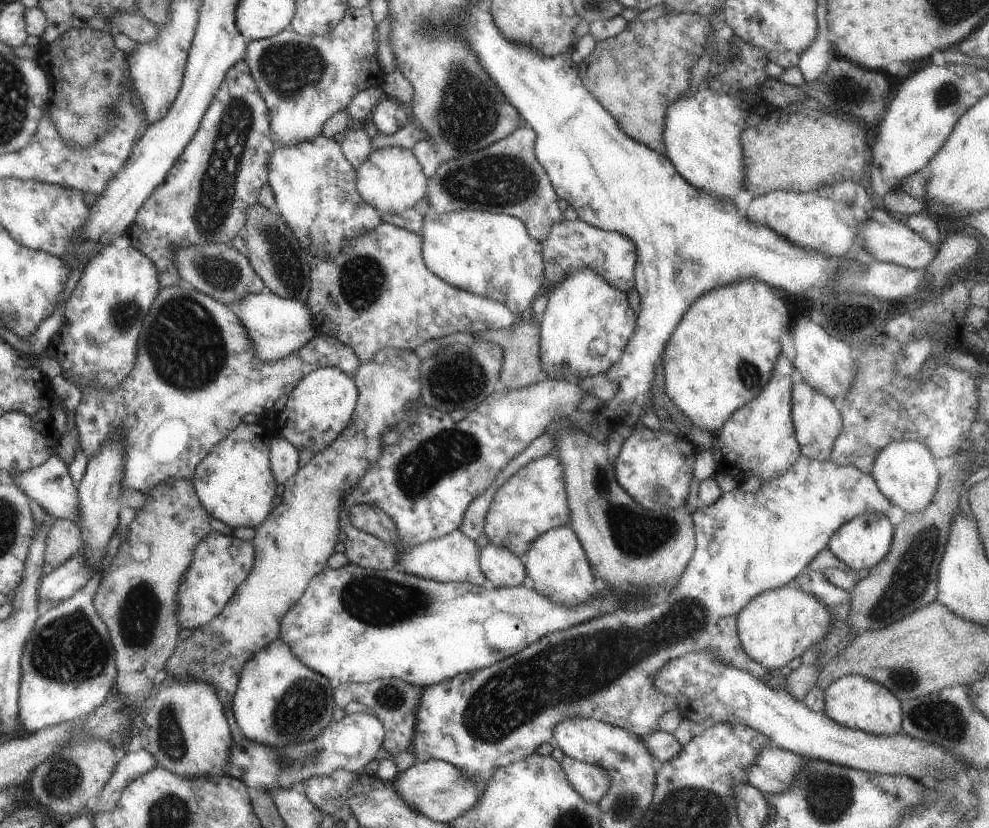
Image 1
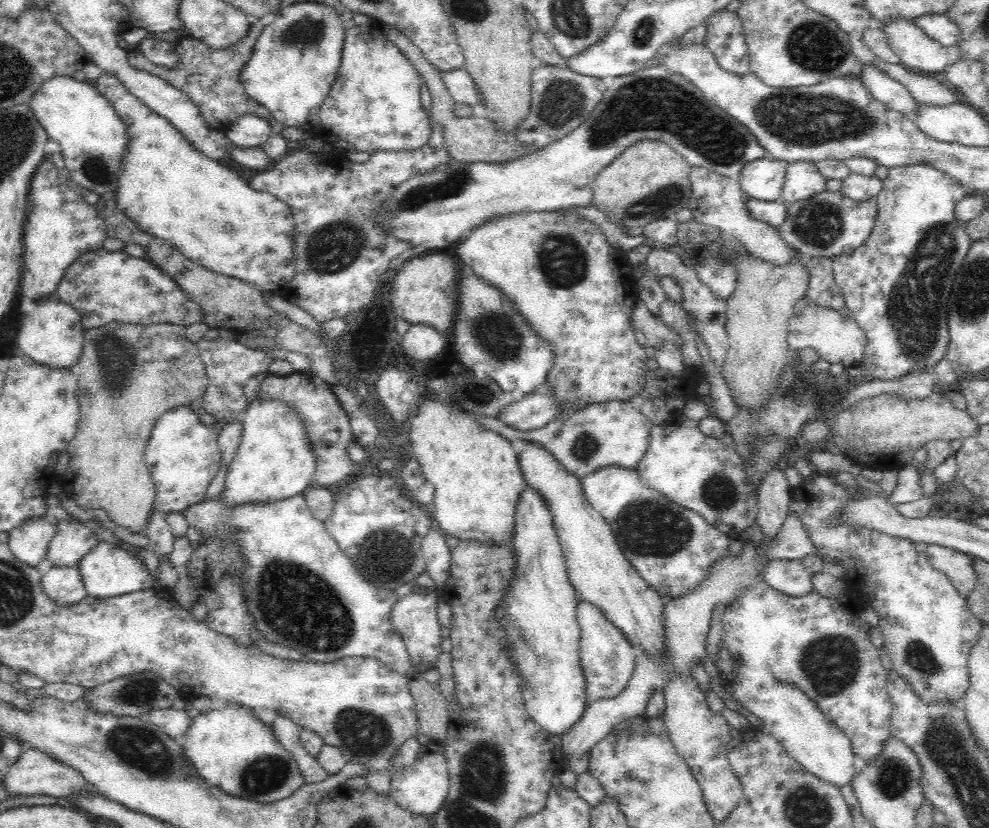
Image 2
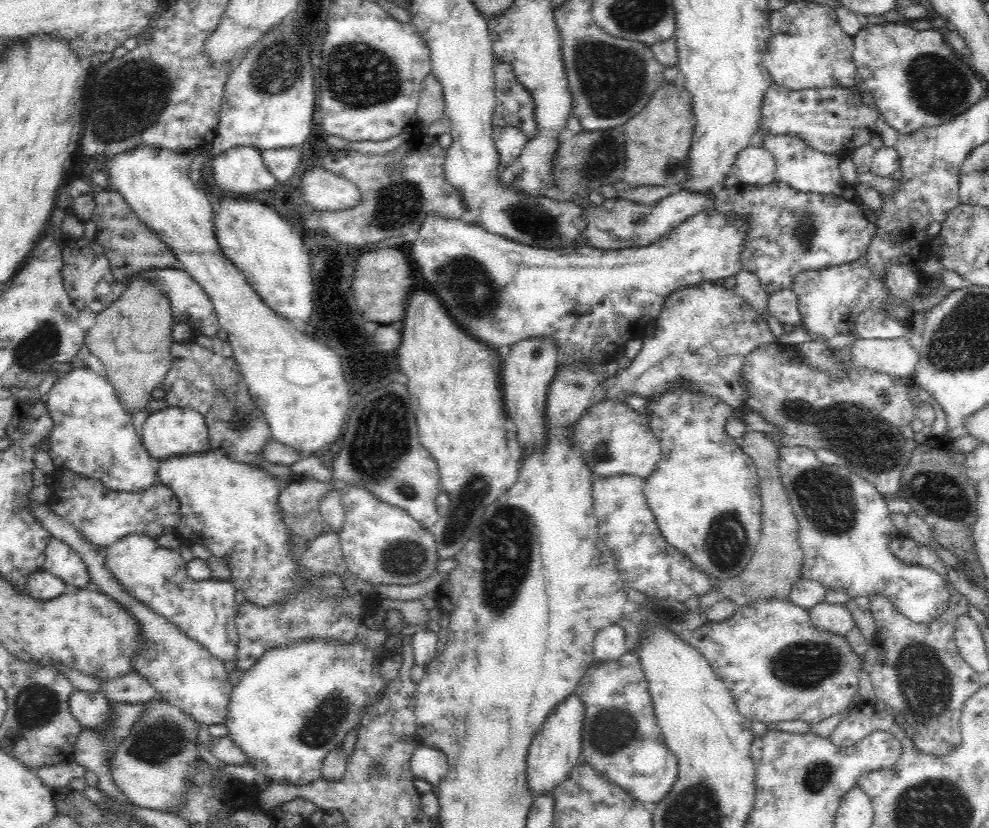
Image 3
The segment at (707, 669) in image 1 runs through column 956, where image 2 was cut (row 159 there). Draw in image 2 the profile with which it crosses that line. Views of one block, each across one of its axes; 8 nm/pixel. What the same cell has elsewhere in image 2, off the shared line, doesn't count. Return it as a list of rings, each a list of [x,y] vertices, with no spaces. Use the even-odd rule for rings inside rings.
[[[764,157],[748,162],[742,169],[739,183],[748,199],[775,202],[780,200],[789,162]]]

